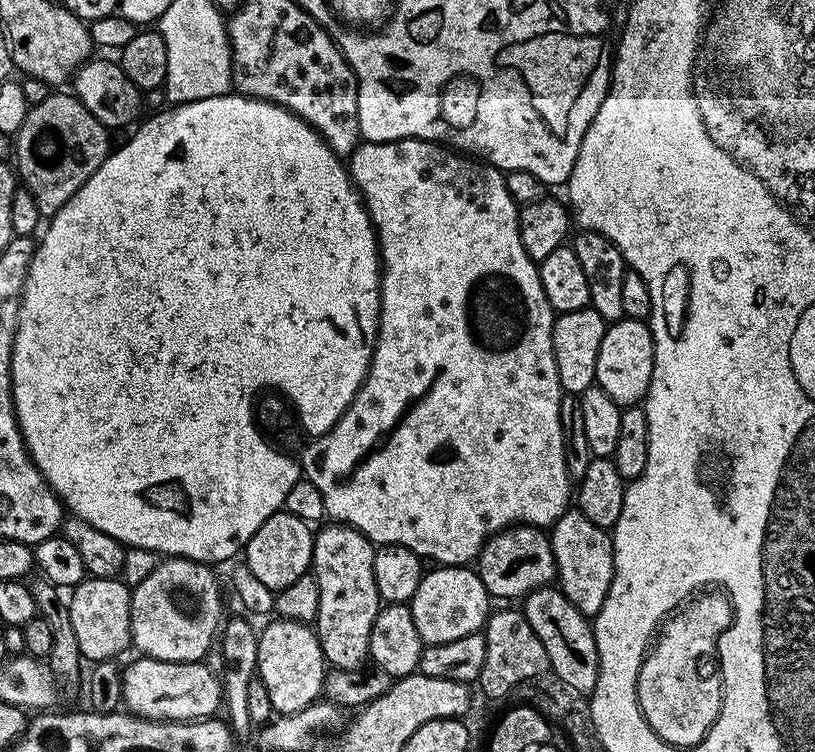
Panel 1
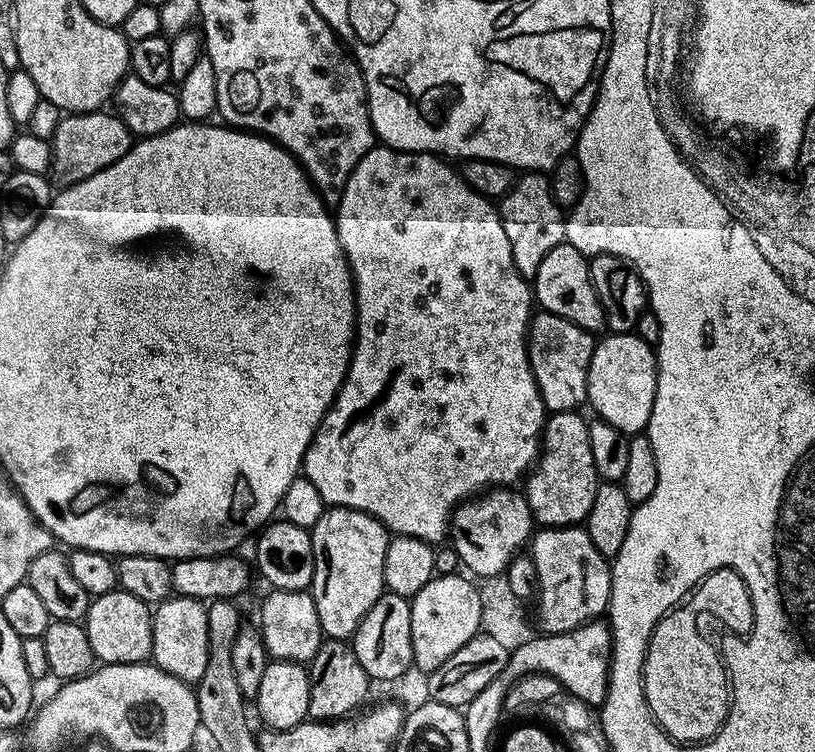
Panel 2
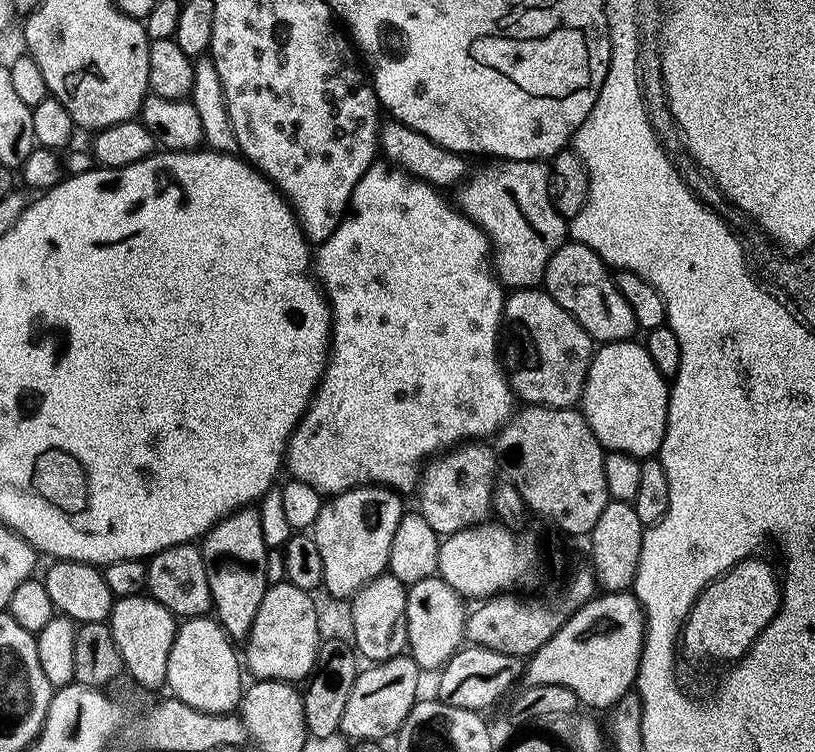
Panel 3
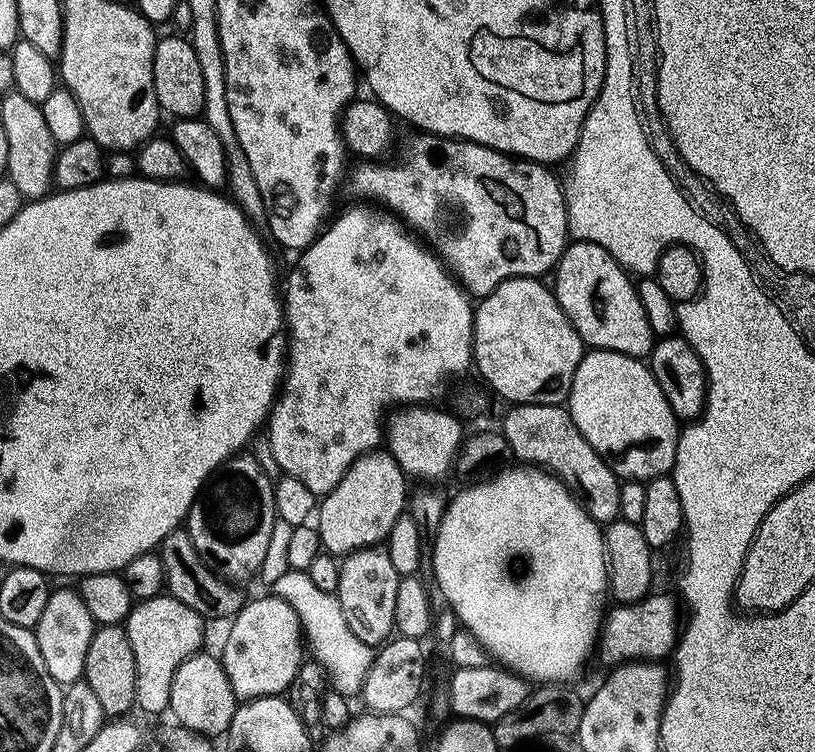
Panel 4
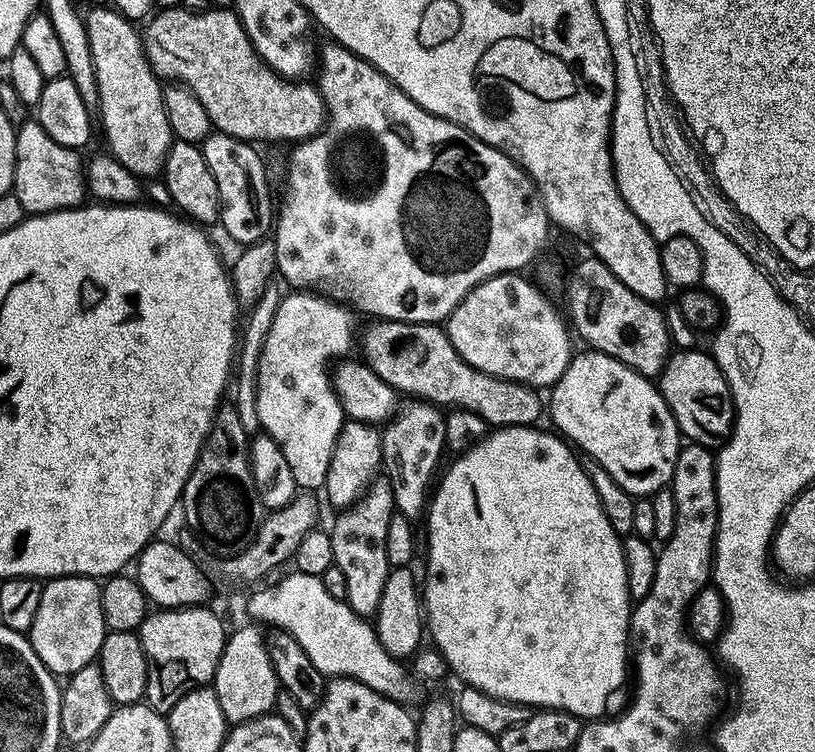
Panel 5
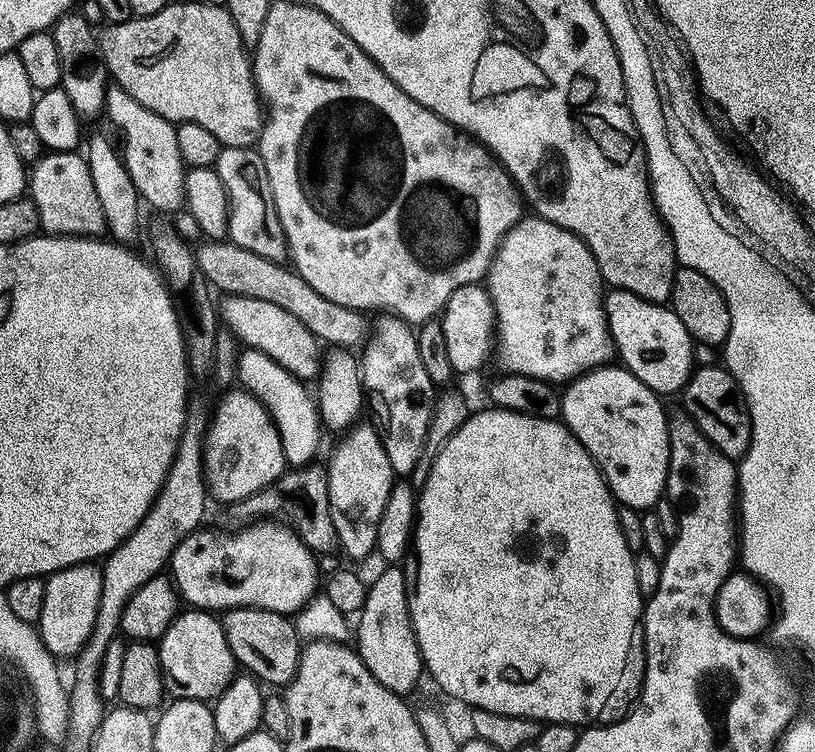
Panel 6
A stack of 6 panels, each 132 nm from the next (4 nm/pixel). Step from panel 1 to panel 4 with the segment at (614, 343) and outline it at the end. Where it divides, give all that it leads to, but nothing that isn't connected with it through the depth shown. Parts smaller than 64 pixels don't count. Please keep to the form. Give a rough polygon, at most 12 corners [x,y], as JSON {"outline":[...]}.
{"outline":[[585,351],[566,407],[621,481],[676,465],[682,428],[643,359]]}

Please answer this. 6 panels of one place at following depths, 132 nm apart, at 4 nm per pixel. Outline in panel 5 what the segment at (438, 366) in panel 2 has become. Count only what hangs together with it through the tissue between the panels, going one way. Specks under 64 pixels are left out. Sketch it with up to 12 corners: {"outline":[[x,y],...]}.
{"outline":[[281,299],[257,368],[263,435],[323,489],[344,421],[351,307]]}

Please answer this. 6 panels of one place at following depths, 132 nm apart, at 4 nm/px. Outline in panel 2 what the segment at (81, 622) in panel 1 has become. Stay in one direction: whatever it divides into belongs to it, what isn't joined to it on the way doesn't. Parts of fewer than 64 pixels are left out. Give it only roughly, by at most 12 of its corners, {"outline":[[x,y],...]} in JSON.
{"outline":[[123,590],[95,597],[82,625],[100,664],[152,655],[153,609]]}

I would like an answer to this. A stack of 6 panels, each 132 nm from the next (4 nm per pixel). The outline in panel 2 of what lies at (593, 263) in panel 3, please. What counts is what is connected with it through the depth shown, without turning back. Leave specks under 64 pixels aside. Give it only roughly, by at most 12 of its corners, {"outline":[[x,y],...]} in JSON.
{"outline":[[584,253],[542,258],[534,300],[587,332],[605,327]]}

